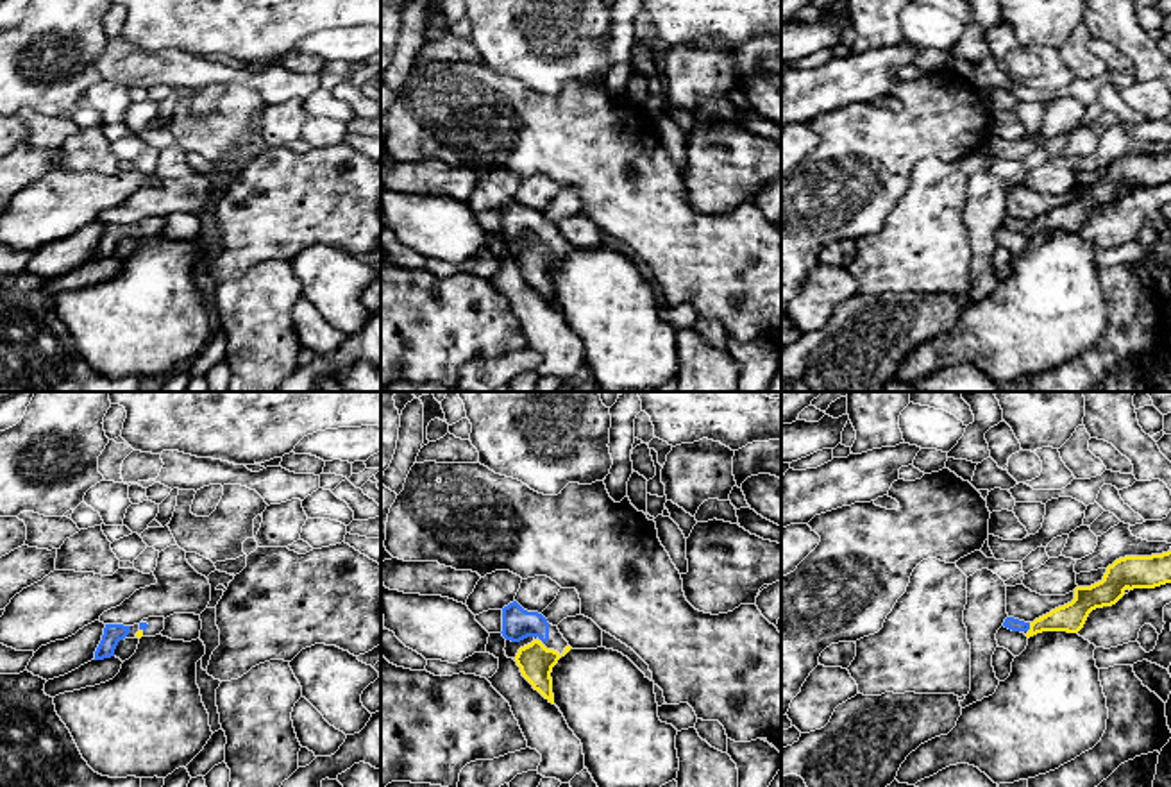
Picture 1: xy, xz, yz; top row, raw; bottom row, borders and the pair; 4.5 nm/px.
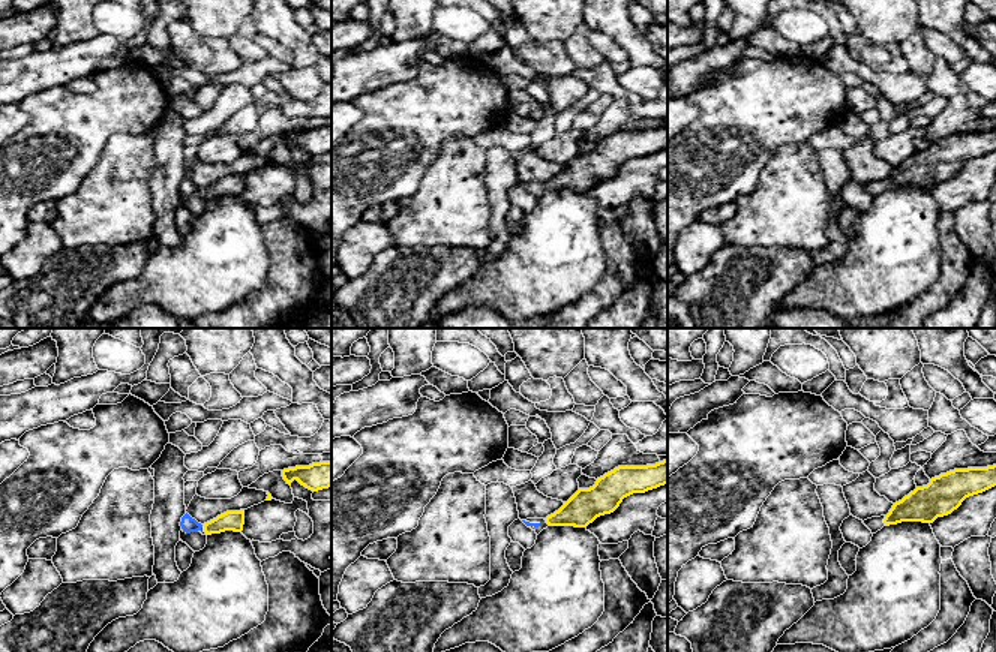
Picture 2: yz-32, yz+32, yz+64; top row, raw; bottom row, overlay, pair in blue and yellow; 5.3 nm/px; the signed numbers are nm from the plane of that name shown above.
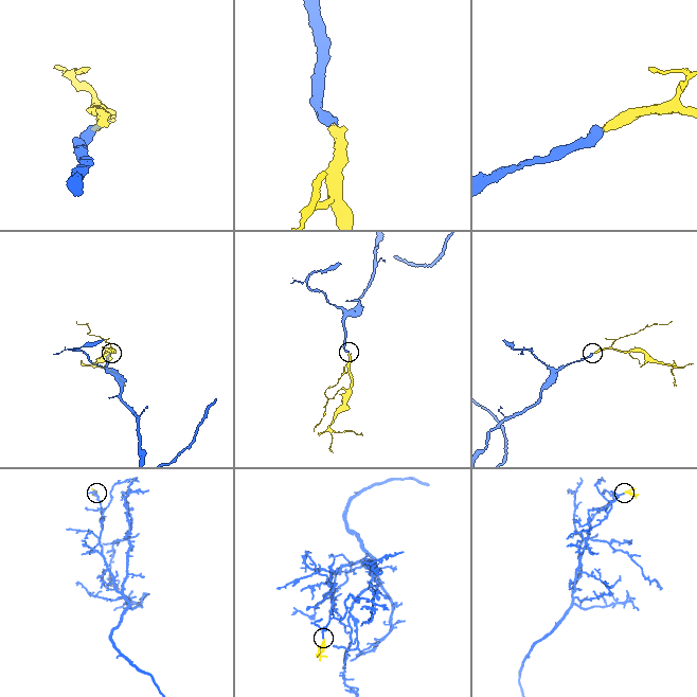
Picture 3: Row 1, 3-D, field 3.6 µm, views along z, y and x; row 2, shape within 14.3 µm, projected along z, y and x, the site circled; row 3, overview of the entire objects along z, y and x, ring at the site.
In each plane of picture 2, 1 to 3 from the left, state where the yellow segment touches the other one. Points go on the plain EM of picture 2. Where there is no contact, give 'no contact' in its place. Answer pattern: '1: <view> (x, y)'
1: no contact
2: no contact
3: no contact

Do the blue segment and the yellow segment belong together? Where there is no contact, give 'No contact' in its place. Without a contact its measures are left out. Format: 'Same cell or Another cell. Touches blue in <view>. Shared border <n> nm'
Same cell. Touches blue in yz. Shared border 40 nm

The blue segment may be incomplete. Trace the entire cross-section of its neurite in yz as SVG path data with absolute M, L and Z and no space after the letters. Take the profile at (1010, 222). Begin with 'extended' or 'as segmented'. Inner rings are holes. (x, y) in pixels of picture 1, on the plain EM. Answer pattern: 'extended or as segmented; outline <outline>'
extended; outline M1171 150L1151 156L1125 156L1107 166L1101 181L1076 186L1071 202L1033 222L1007 216L1003 225L1024 231L1028 238L1042 231L1078 233L1092 209L1116 204L1126 188L1155 188L1166 182L1171 182Z

